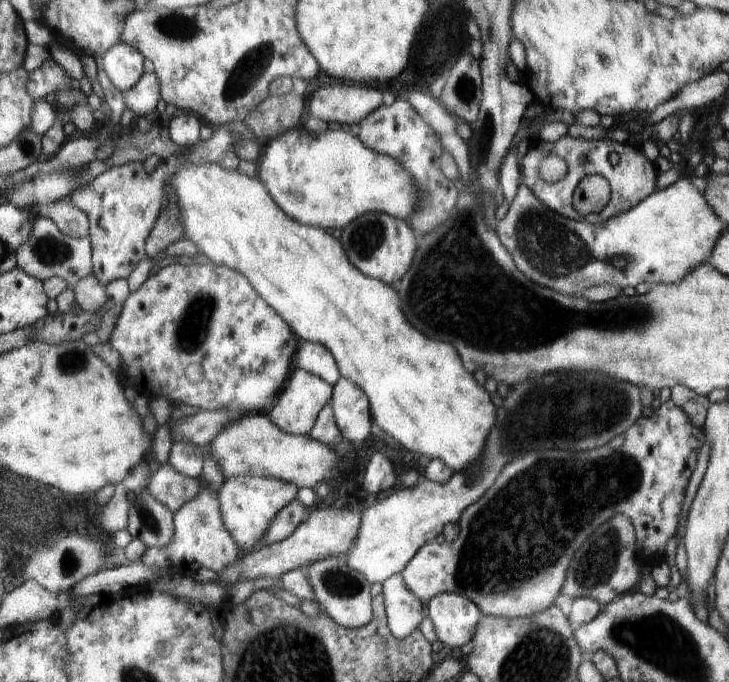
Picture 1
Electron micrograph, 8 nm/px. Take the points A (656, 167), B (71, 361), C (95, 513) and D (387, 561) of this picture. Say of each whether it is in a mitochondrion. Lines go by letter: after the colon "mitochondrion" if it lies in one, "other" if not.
A: other
B: mitochondrion
C: other
D: other

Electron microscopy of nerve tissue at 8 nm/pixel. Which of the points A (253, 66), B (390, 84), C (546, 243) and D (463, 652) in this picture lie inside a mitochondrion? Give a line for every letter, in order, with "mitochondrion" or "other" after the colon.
A: mitochondrion
B: other
C: mitochondrion
D: other

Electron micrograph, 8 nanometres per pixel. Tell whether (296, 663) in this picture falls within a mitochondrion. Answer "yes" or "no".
yes

